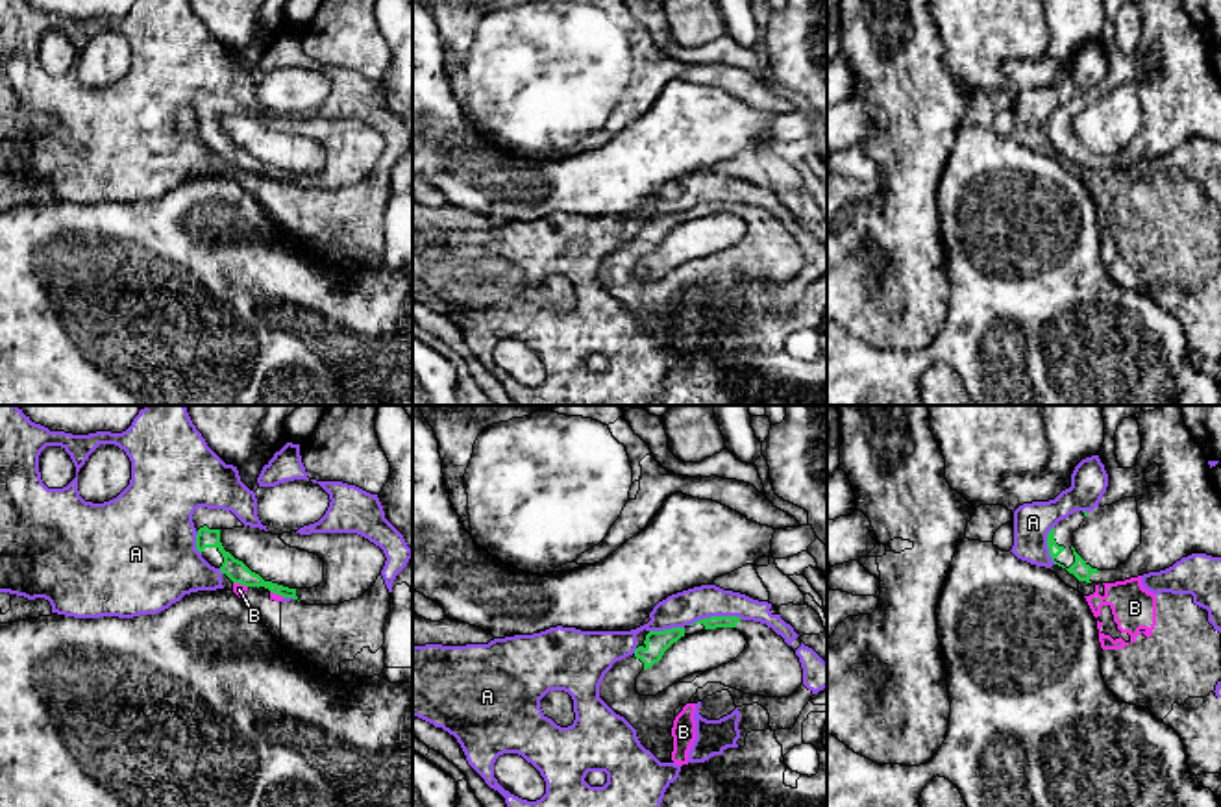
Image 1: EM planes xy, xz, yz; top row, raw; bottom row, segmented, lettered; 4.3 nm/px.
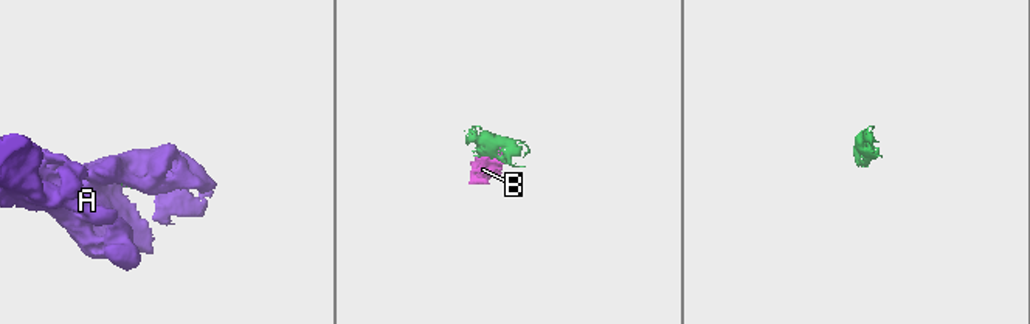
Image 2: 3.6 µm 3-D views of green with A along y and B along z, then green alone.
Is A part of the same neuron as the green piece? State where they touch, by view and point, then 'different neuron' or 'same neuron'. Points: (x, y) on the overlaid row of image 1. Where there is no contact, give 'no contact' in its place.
xz (715, 617) | different neuron

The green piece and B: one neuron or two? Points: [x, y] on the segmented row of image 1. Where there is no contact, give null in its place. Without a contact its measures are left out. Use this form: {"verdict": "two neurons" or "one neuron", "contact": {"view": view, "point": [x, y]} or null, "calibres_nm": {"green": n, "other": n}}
{"verdict": "two neurons", "contact": {"view": "xy", "point": [241, 583]}, "calibres_nm": {"green": 90, "other": 50}}

